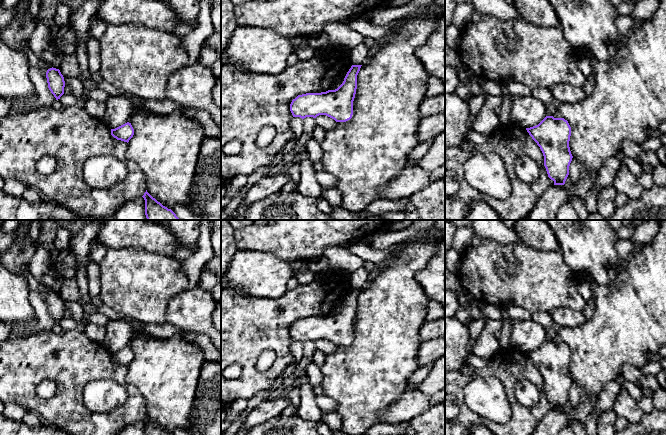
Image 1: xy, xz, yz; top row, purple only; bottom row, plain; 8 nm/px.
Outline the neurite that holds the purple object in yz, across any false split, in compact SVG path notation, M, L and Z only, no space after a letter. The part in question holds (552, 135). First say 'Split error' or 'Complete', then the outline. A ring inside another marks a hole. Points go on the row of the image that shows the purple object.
Complete. M546 116L538 125L526 130L543 153L548 177L554 185L564 185L573 158L569 147L571 127L568 121Z

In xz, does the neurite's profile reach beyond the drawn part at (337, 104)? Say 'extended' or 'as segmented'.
as segmented

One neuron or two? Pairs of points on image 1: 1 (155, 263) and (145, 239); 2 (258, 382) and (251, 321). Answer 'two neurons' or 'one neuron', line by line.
1: two neurons
2: one neuron

